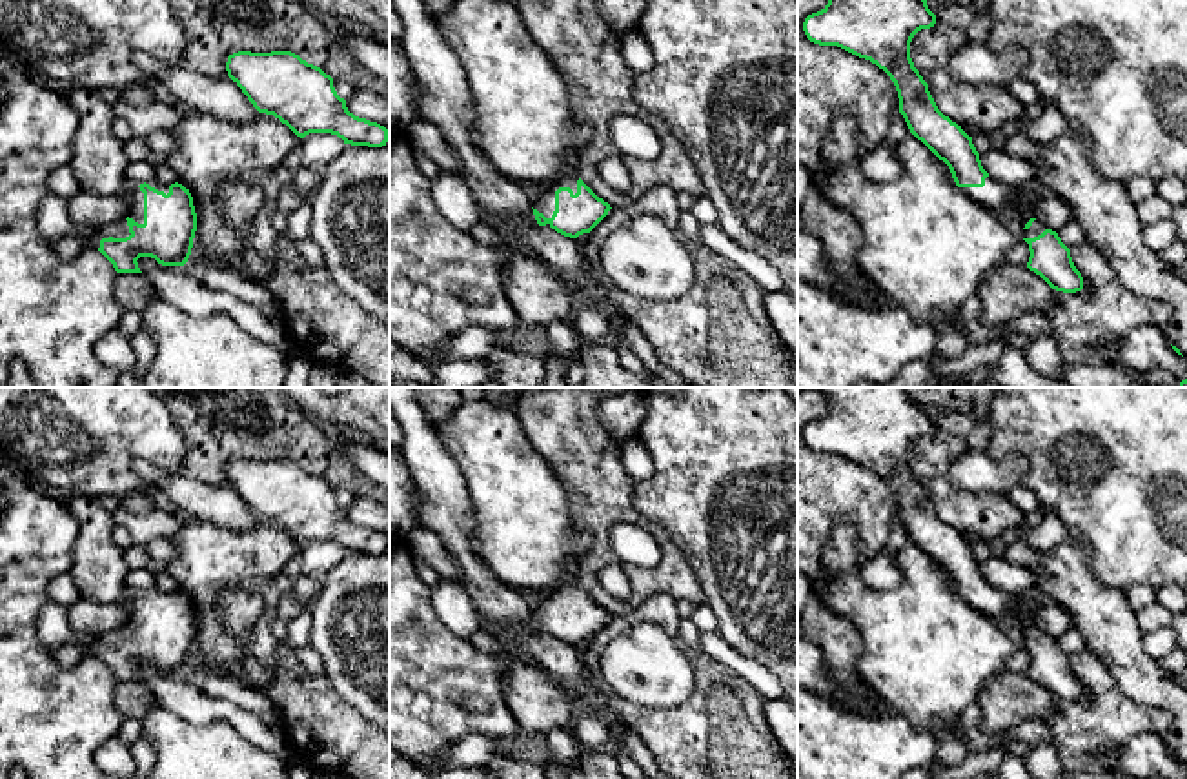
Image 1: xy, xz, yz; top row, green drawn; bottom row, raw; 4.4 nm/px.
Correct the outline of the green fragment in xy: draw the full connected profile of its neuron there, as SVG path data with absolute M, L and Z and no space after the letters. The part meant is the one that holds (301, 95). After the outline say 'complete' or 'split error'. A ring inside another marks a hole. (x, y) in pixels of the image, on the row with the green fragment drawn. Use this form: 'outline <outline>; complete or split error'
outline M291 51L228 56L228 76L259 113L273 115L297 137L331 133L351 146L382 147L388 129L348 111L333 78Z; complete

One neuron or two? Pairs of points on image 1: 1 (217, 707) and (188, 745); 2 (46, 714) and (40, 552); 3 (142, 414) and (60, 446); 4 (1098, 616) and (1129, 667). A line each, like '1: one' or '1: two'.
1: two
2: one
3: one
4: one

